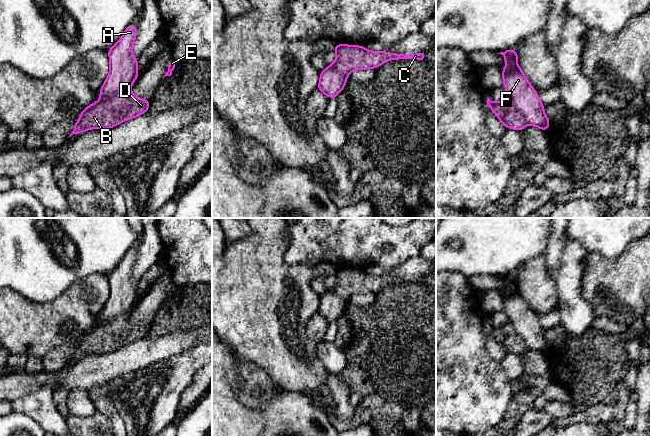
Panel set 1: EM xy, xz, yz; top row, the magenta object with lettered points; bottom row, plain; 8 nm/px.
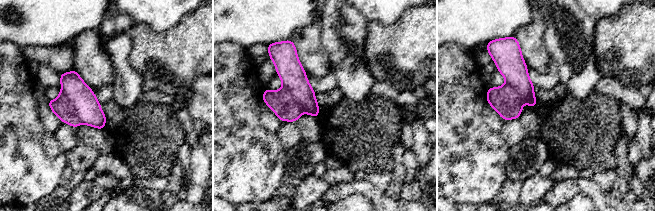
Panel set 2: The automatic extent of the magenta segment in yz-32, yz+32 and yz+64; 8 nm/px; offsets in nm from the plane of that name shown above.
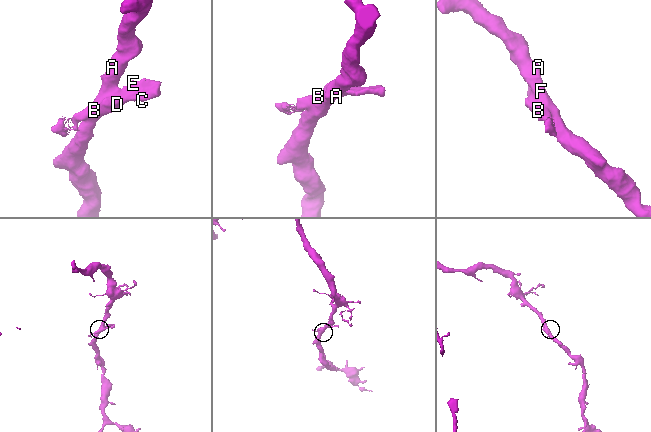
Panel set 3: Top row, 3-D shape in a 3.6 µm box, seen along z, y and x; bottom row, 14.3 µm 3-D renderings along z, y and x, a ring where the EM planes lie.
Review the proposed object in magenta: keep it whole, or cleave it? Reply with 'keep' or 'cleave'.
cleave

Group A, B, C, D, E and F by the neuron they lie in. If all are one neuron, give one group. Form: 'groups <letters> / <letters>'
groups A F / B C D E

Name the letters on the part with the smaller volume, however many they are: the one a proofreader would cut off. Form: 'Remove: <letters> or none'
Remove: B, C, D, E

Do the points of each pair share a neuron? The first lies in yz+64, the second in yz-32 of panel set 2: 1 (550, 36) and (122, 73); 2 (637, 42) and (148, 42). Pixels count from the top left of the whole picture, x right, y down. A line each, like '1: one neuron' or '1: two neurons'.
1: one neuron
2: one neuron

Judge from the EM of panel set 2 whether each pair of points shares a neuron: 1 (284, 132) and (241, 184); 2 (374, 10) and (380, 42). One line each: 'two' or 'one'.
1: two
2: two

